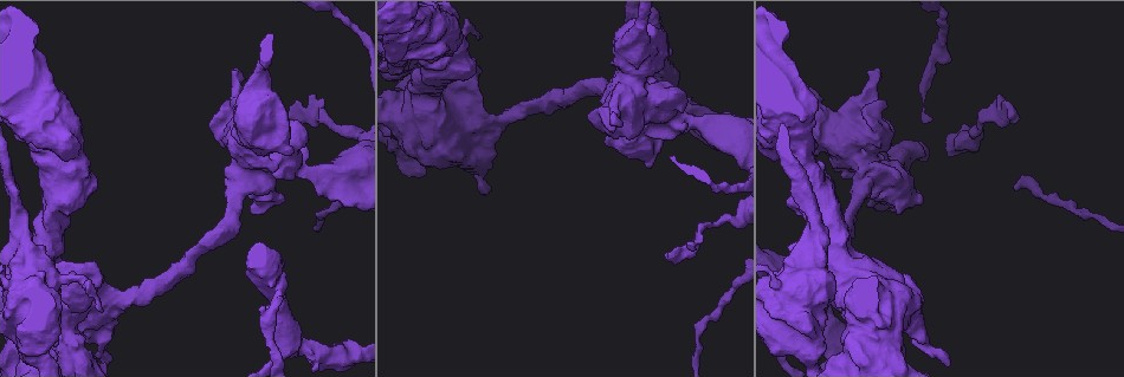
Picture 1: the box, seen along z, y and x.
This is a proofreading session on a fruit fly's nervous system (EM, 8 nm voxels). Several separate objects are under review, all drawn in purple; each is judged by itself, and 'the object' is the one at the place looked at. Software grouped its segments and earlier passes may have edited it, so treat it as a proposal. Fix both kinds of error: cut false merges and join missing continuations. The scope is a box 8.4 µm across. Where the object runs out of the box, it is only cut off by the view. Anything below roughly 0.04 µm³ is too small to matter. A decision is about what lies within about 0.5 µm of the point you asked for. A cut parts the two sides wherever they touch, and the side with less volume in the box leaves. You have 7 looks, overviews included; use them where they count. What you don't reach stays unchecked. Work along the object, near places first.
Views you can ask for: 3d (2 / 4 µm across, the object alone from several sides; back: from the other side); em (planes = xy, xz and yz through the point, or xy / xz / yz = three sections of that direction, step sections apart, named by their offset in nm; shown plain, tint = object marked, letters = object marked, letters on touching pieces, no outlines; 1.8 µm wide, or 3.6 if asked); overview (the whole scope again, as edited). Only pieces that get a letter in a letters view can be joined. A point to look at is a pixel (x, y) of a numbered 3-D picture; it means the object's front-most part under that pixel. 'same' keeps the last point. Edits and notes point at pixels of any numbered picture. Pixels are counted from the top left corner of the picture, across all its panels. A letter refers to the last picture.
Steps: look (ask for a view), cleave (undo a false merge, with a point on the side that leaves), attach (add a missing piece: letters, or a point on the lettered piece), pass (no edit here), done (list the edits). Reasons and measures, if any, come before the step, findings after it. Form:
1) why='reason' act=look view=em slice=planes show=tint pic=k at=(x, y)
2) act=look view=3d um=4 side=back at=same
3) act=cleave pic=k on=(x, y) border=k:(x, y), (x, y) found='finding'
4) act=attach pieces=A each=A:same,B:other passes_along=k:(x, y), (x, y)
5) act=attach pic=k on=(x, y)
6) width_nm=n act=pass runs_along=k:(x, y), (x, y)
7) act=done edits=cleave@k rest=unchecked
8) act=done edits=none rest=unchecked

why='thick turns thin' act=look view=em slice=planes show=letters pic=1 at=(453, 96)

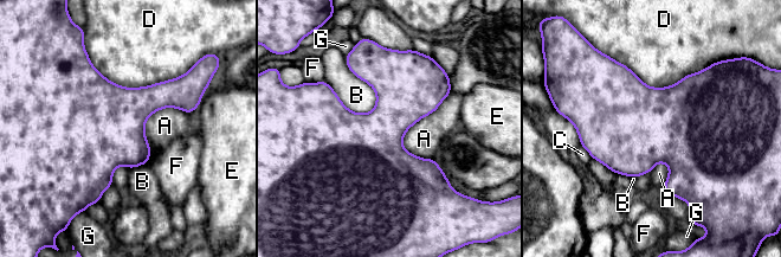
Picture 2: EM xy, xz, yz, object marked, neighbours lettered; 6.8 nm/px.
width_nm=420 longest_contact=D:700nm act=pass each=A:other,B:other,C:other,D:other,E:other,F:other,G:other found='all the same neuron'

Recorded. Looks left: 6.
why='calibre changes' act=look view=em um=3.6 slice=planes show=plain pic=1 at=(868, 133)

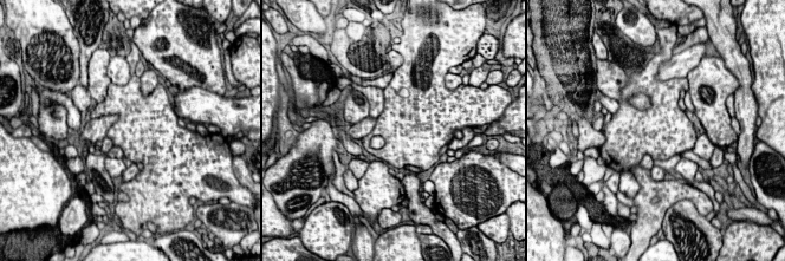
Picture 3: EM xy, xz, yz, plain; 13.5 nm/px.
act=look view=em um=3.6 slice=planes show=letters at=same

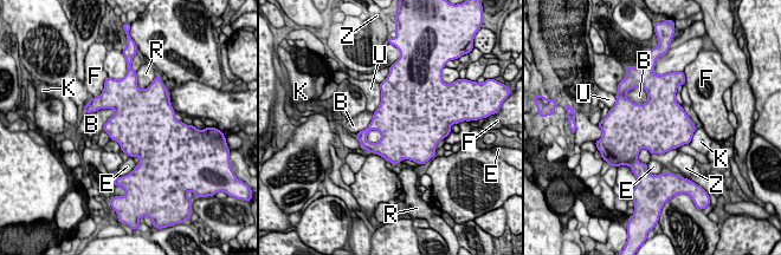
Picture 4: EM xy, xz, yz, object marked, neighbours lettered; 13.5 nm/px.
width_nm=700 longest_contact=B:400nm act=pass each=B:other,E:other,F:other,K:other,R:other,U:other,Z:other found='one neuron here'

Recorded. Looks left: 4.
why='long arm stops here' act=look view=3d um=4 pic=1 at=(664, 255)

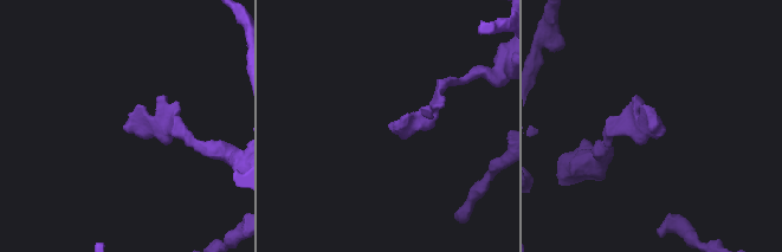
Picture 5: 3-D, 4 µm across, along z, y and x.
why='need the tissue' act=look view=em slice=planes show=plain pic=5 at=(124, 128)

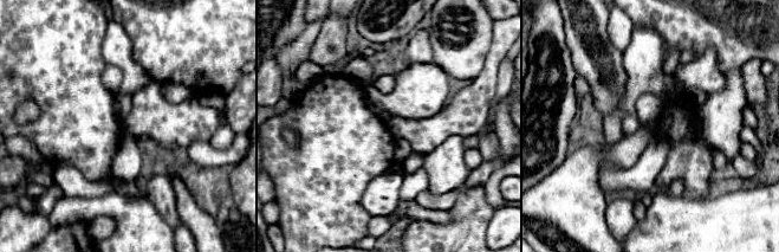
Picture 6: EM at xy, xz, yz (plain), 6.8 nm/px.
why='what lies round it' act=look view=em slice=planes show=letters at=same

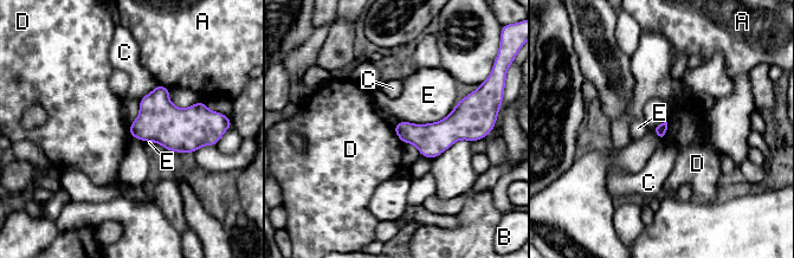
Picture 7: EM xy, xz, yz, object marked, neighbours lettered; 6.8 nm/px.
act=pass each=A:other,B:other,C:other,D:other,E:other border=7:(392, 128), (402, 143) found='none of them fits'

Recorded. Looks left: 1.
act=done edits=none rest=unchecked

